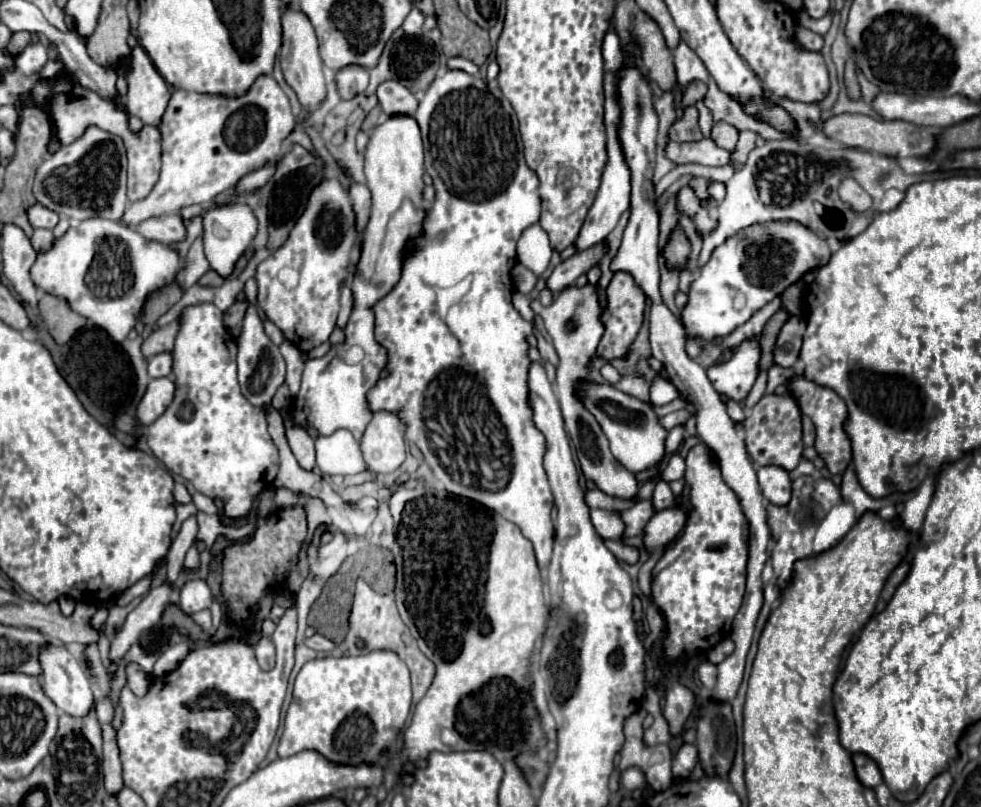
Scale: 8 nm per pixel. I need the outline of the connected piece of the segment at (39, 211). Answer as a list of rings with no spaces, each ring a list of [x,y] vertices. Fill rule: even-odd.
[[[35,204],[29,208],[29,222],[33,228],[49,228],[53,230],[59,222],[59,214],[53,214],[53,210],[45,210],[45,206]]]

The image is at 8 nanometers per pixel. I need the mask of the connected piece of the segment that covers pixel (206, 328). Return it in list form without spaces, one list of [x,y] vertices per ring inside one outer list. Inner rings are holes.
[[[199,304],[199,306],[191,306],[191,308],[185,308],[183,314],[181,314],[181,330],[177,334],[177,340],[175,340],[175,348],[173,348],[173,372],[175,372],[175,384],[177,384],[177,392],[175,392],[175,400],[171,402],[171,406],[163,412],[163,416],[159,416],[149,428],[147,428],[147,444],[151,448],[151,452],[167,466],[169,472],[173,474],[179,474],[183,476],[185,480],[189,480],[197,492],[205,494],[205,496],[213,496],[213,498],[223,498],[225,506],[229,506],[229,512],[225,512],[225,516],[229,518],[245,518],[249,512],[251,512],[251,504],[253,504],[253,498],[265,488],[269,486],[275,476],[277,476],[277,468],[279,468],[279,452],[277,452],[277,446],[273,444],[273,440],[269,438],[267,434],[267,422],[265,422],[265,410],[263,408],[257,408],[257,406],[251,406],[247,402],[247,398],[241,394],[239,390],[239,382],[237,382],[237,366],[235,366],[235,356],[237,356],[237,344],[233,340],[233,336],[225,330],[225,324],[223,324],[223,312],[219,308],[215,308],[213,304]]]

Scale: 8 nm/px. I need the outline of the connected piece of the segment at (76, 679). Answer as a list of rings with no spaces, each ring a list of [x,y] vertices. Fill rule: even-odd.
[[[49,642],[41,646],[39,650],[39,662],[43,668],[43,692],[53,700],[53,704],[71,716],[85,716],[93,704],[93,694],[89,686],[89,678],[81,666],[81,662],[63,646],[57,642]]]

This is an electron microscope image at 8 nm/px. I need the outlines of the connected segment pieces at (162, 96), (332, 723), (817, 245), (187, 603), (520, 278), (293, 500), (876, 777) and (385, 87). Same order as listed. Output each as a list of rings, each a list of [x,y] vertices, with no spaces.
[[[137,46],[129,56],[129,72],[127,72],[127,108],[133,116],[141,118],[143,124],[161,128],[163,114],[167,110],[171,92],[161,78],[161,74],[155,70],[151,58],[145,54],[141,46]]]
[[[371,652],[347,658],[317,658],[307,662],[295,680],[293,702],[285,716],[285,732],[279,742],[279,758],[293,756],[301,750],[317,750],[325,758],[339,764],[377,762],[381,752],[389,748],[405,726],[411,710],[409,670],[393,652]]]
[[[799,222],[753,224],[713,250],[711,260],[689,286],[689,300],[681,310],[681,324],[689,338],[713,340],[729,336],[755,310],[783,294],[805,272],[825,266],[829,258],[831,250],[827,242]]]
[[[193,578],[187,580],[181,588],[181,596],[179,596],[179,606],[183,612],[191,614],[191,612],[199,612],[211,606],[211,588],[207,586],[205,580],[201,578]]]
[[[515,264],[511,276],[517,292],[531,292],[537,284],[537,276],[531,270],[527,270],[523,264]]]
[[[277,488],[277,490],[275,490],[275,502],[277,502],[277,506],[279,506],[279,508],[295,506],[295,504],[297,504],[297,500],[299,500],[299,496],[297,496],[297,494],[293,494],[293,492],[291,492],[291,490],[287,490],[287,488]]]
[[[855,754],[853,756],[853,764],[855,764],[855,774],[859,778],[859,782],[865,786],[865,788],[875,788],[883,782],[875,762],[871,758],[867,758],[865,754]]]
[[[397,80],[381,82],[377,88],[377,98],[387,116],[393,116],[393,114],[411,114],[413,116],[415,114],[417,98],[405,86],[401,86]]]

